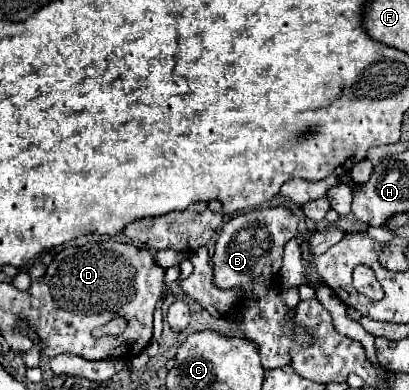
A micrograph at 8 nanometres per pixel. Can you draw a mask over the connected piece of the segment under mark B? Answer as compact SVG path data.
M284 206L258 208L230 218L218 232L218 240L214 246L214 284L218 284L218 288L244 290L242 300L234 308L236 322L246 338L258 342L262 366L266 370L290 364L290 346L296 342L308 344L310 336L306 328L296 328L294 318L288 316L288 308L282 304L280 286L278 282L274 282L282 266L284 244L298 234L296 226L298 218Z

